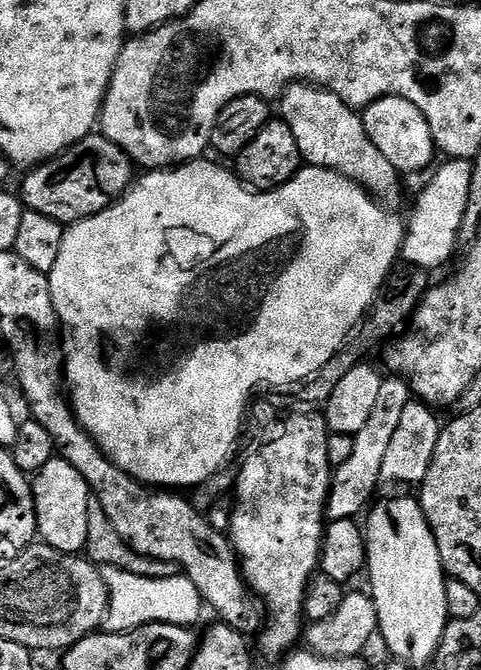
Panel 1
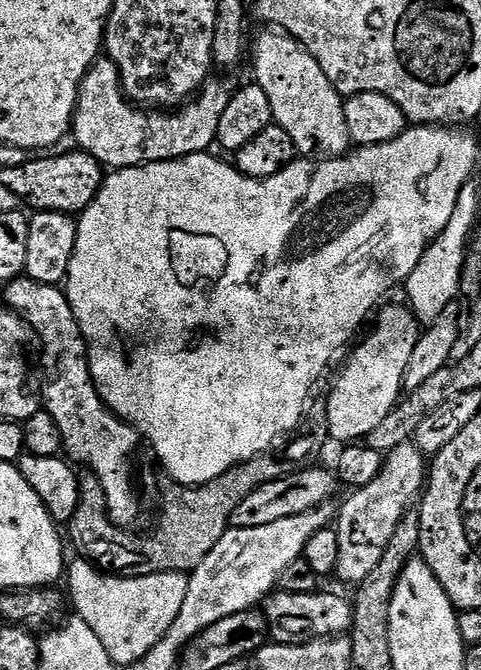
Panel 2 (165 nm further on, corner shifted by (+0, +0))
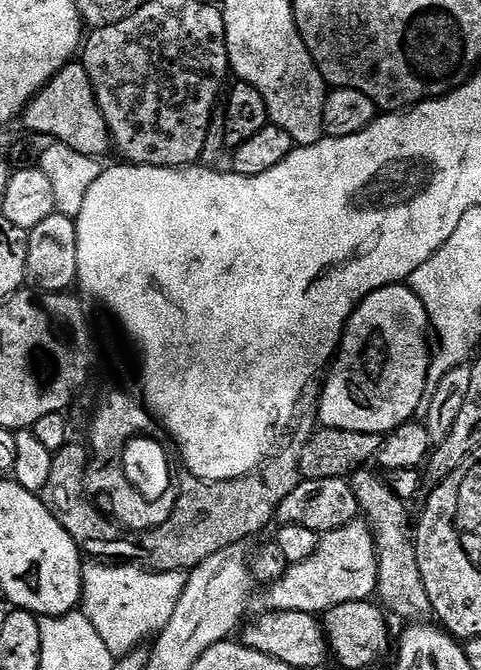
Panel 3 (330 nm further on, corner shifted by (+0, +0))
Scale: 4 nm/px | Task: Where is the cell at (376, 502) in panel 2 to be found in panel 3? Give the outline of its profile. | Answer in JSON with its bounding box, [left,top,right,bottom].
[263,518,377,614]

